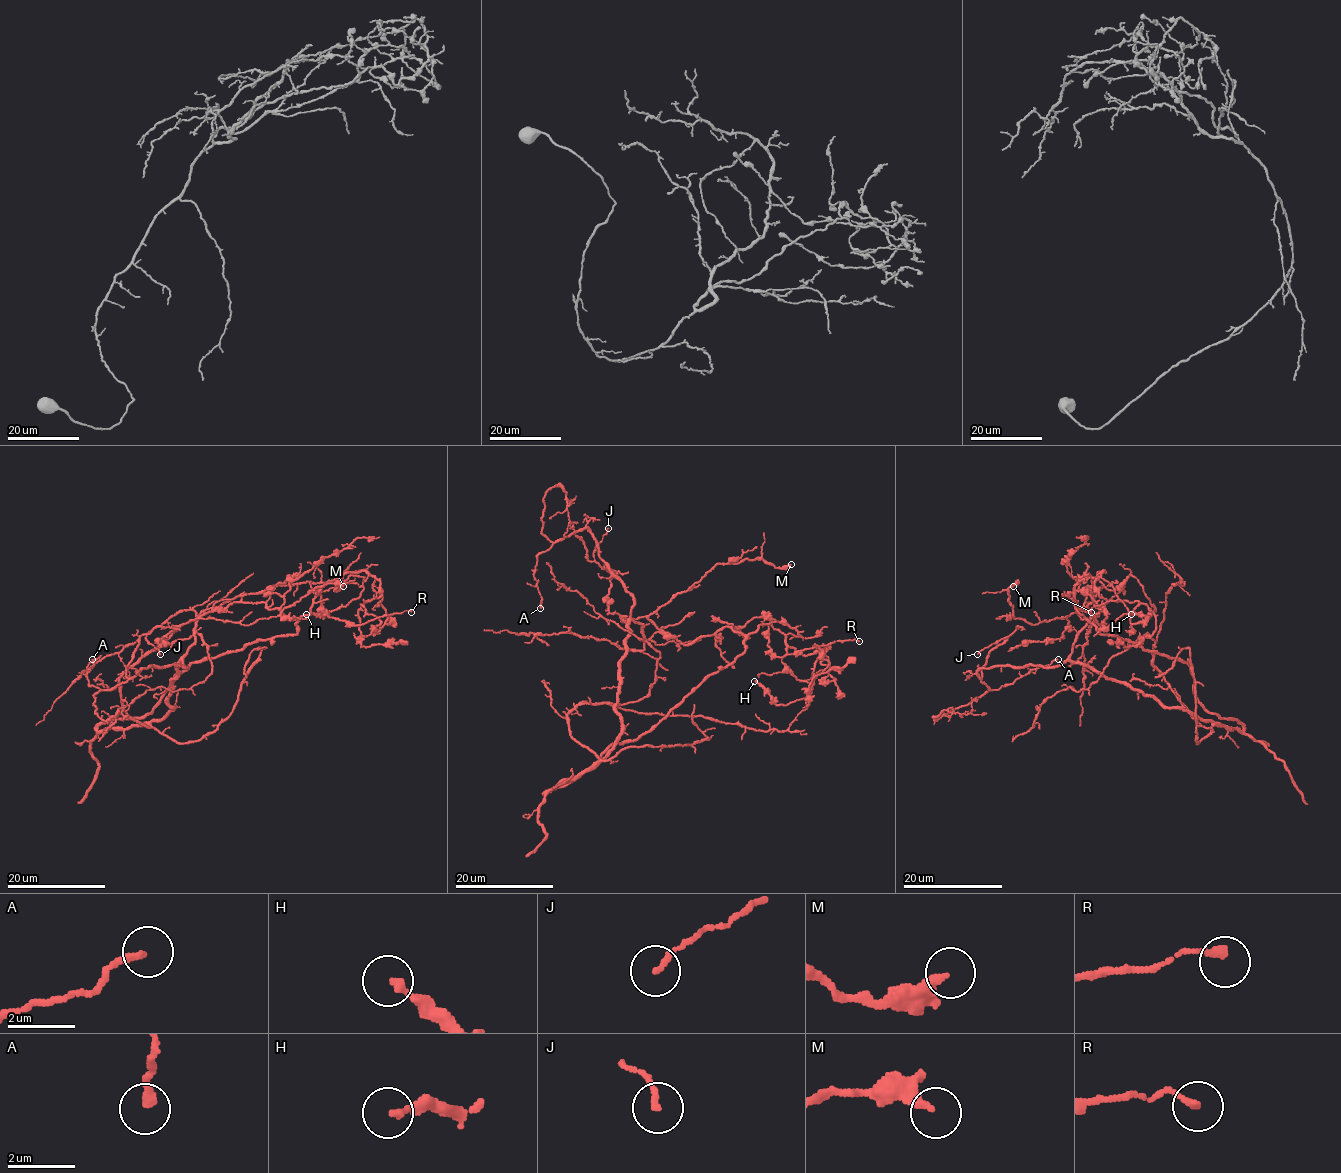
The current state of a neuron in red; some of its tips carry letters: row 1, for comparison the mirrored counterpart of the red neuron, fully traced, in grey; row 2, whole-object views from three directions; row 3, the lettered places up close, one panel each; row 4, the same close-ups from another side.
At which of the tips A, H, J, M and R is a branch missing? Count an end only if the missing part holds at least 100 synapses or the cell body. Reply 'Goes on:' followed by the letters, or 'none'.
Goes on: none

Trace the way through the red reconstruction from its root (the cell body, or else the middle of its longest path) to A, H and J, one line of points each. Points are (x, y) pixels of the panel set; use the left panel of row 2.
A: (171, 681), (181, 661), (186, 666), (141, 667), (124, 682), (101, 690), (90, 686), (86, 677), (92, 659)
H: (171, 681), (202, 612), (263, 602), (296, 619), (326, 582), (363, 577), (358, 597), (306, 614)
J: (171, 681), (181, 661), (186, 666), (149, 666), (131, 677), (125, 675), (143, 634), (160, 654)

